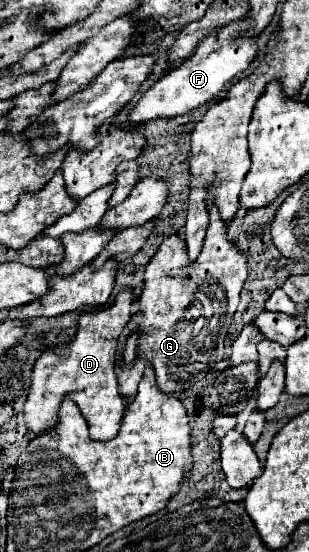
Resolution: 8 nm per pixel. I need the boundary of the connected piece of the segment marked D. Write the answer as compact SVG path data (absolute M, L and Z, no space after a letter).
M128 291L120 293L108 309L96 313L82 313L80 327L74 339L70 341L70 353L58 357L54 351L46 351L34 365L32 371L32 385L28 399L24 403L24 421L32 435L42 435L50 431L60 421L60 403L68 395L84 415L90 439L94 441L108 441L118 435L120 419L124 415L124 399L118 393L118 381L114 373L114 355L116 355L116 341L126 327L132 315L132 295Z

